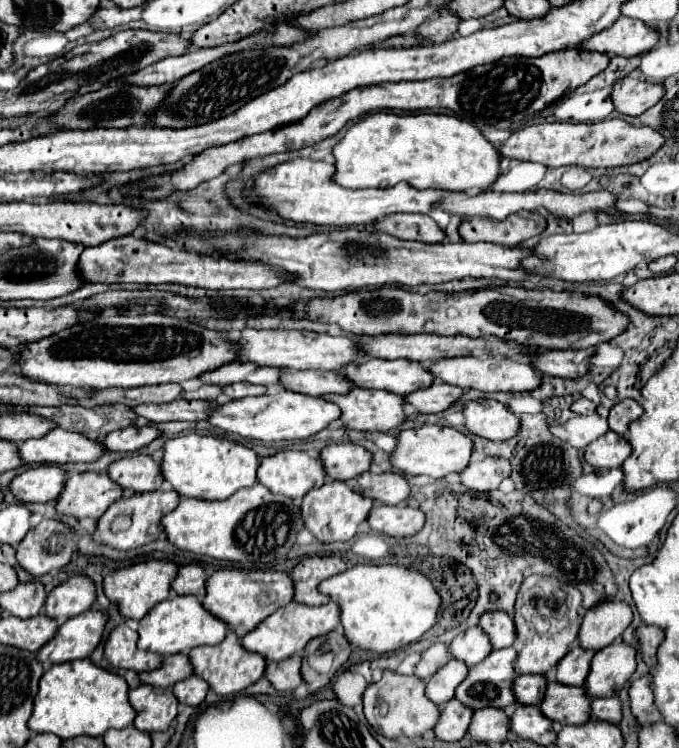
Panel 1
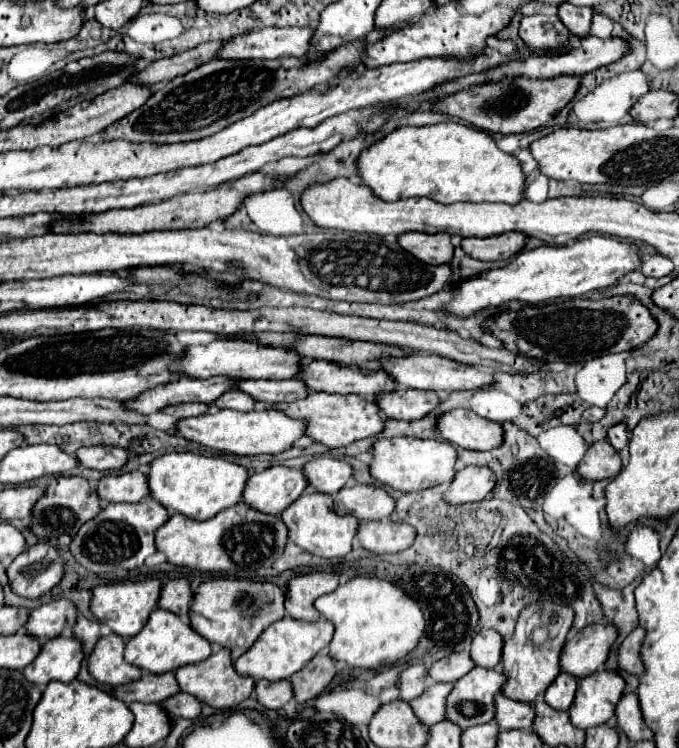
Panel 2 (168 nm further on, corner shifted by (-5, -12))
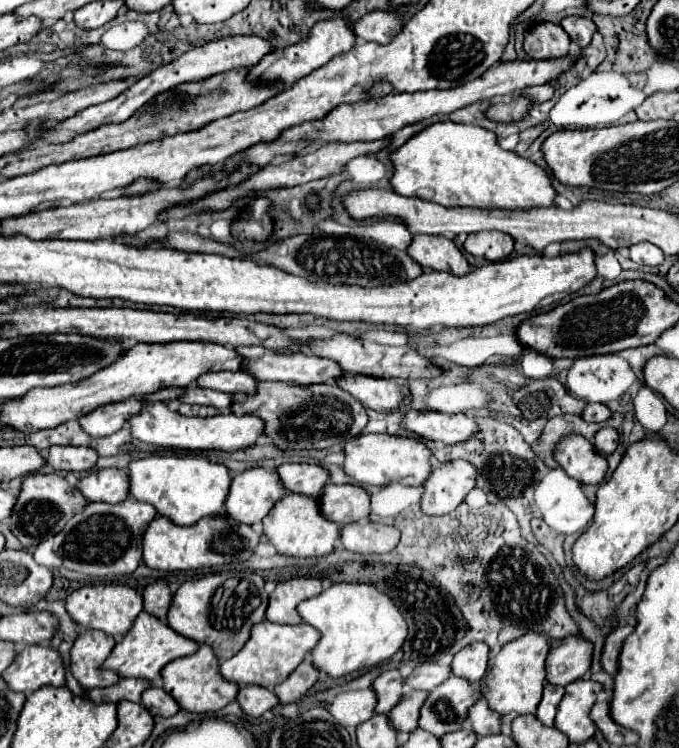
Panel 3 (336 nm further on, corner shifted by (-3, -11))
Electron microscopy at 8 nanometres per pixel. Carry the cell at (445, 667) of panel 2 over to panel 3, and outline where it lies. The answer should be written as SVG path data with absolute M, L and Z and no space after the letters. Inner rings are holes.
M421 663L405 677L405 685L419 691L433 691L437 685L449 679L449 675L451 675L449 667L441 667L437 663Z

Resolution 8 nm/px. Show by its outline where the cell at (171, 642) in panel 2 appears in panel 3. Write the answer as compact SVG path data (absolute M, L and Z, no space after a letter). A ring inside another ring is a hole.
M141 611L137 615L137 619L133 621L133 627L123 635L123 641L119 641L113 647L113 651L109 653L109 657L105 659L101 669L115 671L119 677L139 677L139 679L145 679L153 685L159 685L161 683L159 673L169 661L179 659L179 657L187 657L187 655L195 653L197 649L199 649L197 643L175 633L171 627L167 627L167 623L161 623L157 617Z

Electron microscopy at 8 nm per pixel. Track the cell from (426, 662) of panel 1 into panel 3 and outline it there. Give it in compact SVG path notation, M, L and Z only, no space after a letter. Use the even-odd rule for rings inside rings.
M385 671L373 681L371 687L377 695L375 713L385 715L397 705L397 699L401 699L401 685L403 685L403 677L399 675L399 671Z

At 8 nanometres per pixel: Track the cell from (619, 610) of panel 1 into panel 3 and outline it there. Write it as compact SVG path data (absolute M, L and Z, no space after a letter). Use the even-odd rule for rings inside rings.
M571 635L569 639L557 639L551 643L551 649L545 659L547 683L551 685L569 685L589 673L593 645L581 637Z

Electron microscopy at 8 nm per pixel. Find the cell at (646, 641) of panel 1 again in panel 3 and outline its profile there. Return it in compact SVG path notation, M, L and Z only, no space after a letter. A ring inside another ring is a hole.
M619 625L617 629L613 629L607 637L605 637L605 645L601 651L601 667L603 671L607 671L609 675L617 673L617 655L621 651L621 643L625 641L625 637L633 631L631 625Z

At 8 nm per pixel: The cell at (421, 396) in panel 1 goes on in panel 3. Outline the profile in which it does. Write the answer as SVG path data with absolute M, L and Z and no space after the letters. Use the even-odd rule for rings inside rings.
M343 375L335 379L335 383L349 391L355 399L361 401L363 407L373 411L393 411L401 407L401 403L409 401L409 389L405 383L397 379L371 377L371 375Z

